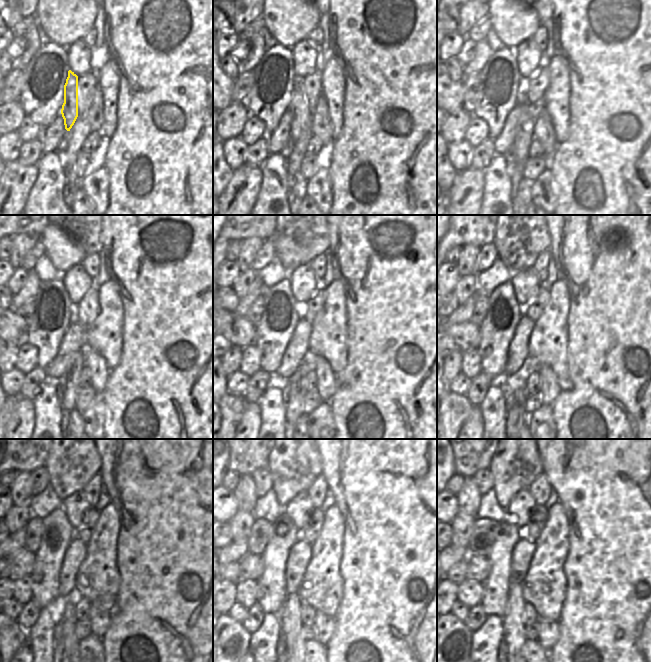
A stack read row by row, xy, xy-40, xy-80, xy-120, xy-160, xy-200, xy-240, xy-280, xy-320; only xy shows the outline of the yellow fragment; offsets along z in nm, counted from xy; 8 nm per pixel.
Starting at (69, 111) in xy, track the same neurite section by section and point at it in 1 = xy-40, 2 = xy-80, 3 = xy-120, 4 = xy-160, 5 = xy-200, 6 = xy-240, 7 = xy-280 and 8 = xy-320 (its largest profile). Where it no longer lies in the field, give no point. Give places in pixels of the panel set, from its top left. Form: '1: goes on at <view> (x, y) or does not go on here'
1: goes on at xy-40 (301, 115)
2: goes on at xy-80 (518, 154)
3: goes on at xy-120 (67, 390)
4: goes on at xy-160 (292, 398)
5: goes on at xy-200 (515, 415)
6: goes on at xy-240 (58, 642)
7: goes on at xy-280 (282, 639)
8: goes on at xy-320 (502, 642)

